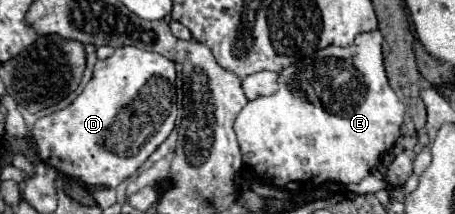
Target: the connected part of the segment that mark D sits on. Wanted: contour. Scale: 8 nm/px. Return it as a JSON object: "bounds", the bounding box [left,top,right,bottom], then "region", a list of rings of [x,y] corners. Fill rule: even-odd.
{"bounds":[30,47,176,189],"region":[[[138,47],[116,49],[112,57],[96,61],[92,79],[68,107],[36,121],[36,125],[30,131],[30,137],[36,143],[38,155],[50,167],[86,185],[100,185],[112,189],[118,187],[124,179],[128,179],[140,169],[140,165],[174,129],[176,105],[172,101],[170,81],[176,81],[174,63],[162,57],[160,53],[142,51]]]}

